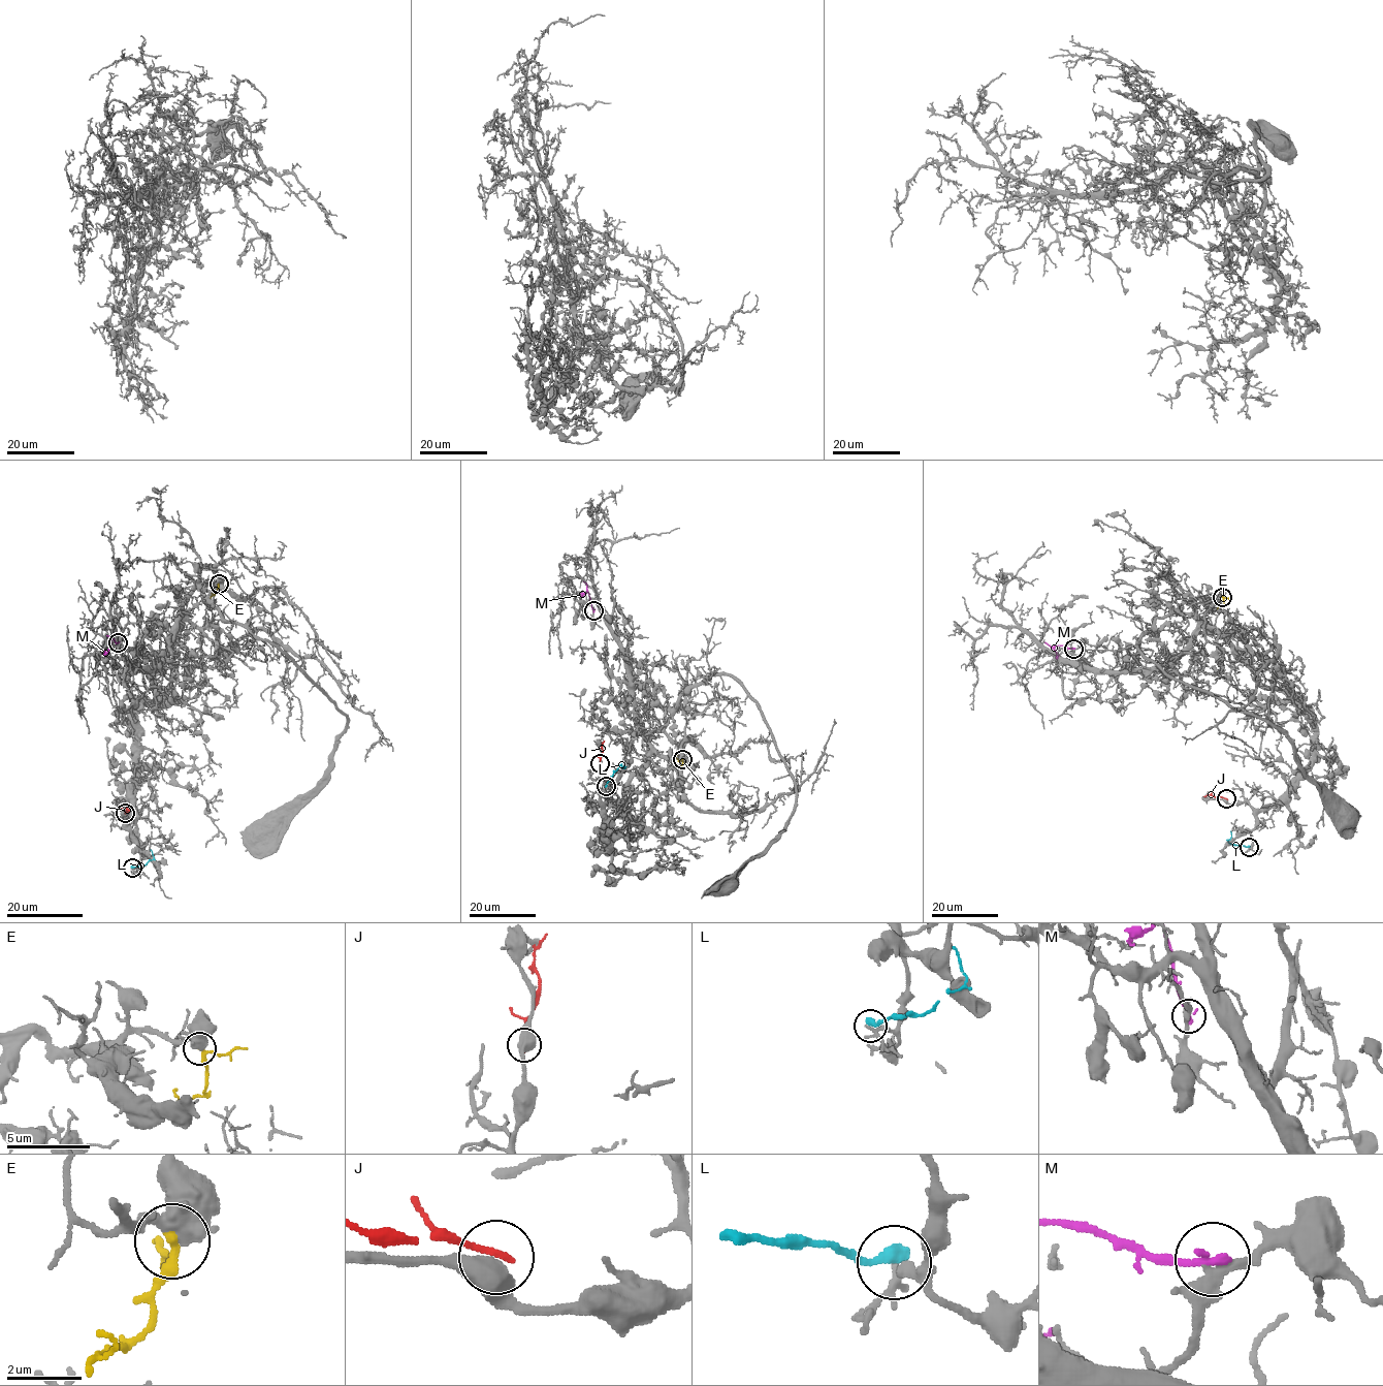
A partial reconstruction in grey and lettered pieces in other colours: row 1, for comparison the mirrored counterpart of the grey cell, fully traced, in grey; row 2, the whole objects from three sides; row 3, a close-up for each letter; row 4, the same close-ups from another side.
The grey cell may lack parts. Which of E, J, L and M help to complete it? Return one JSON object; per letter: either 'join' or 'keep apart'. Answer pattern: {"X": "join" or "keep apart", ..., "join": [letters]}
{"E": "join", "J": "keep apart", "L": "keep apart", "M": "keep apart", "join": ["E"]}

